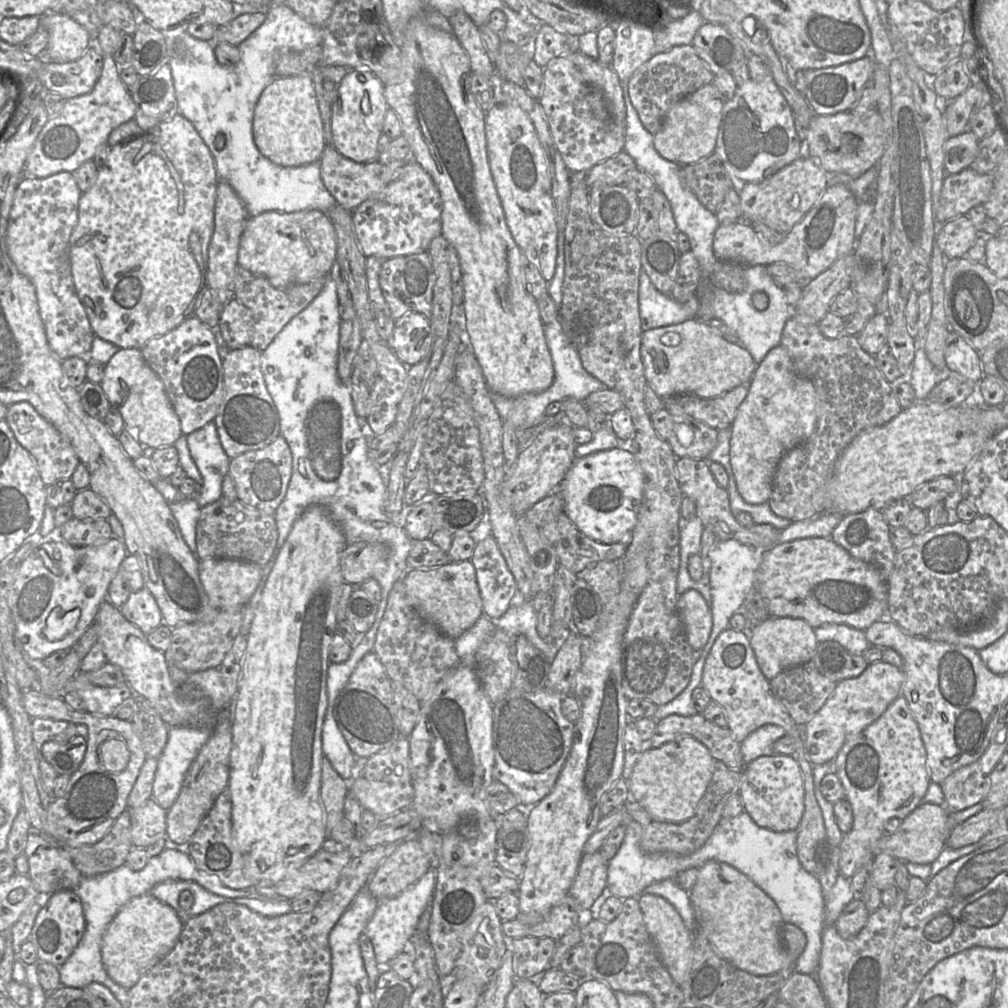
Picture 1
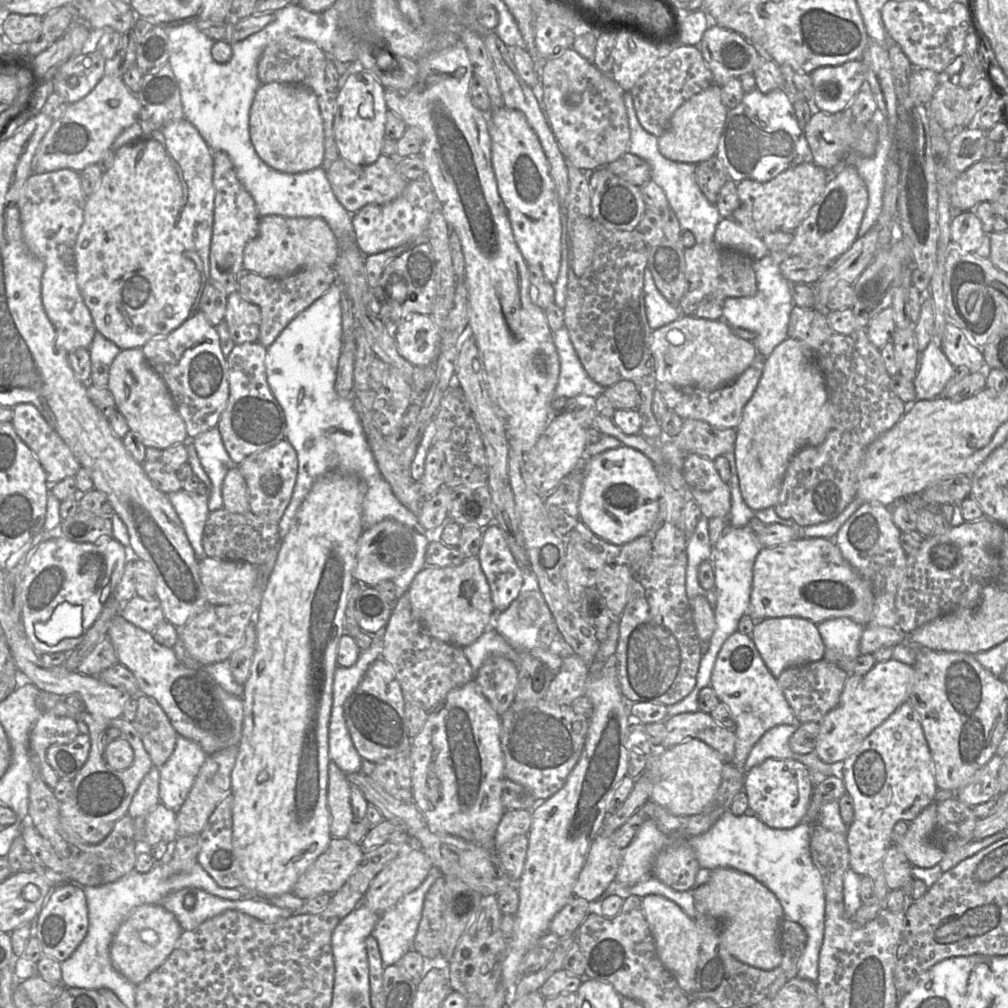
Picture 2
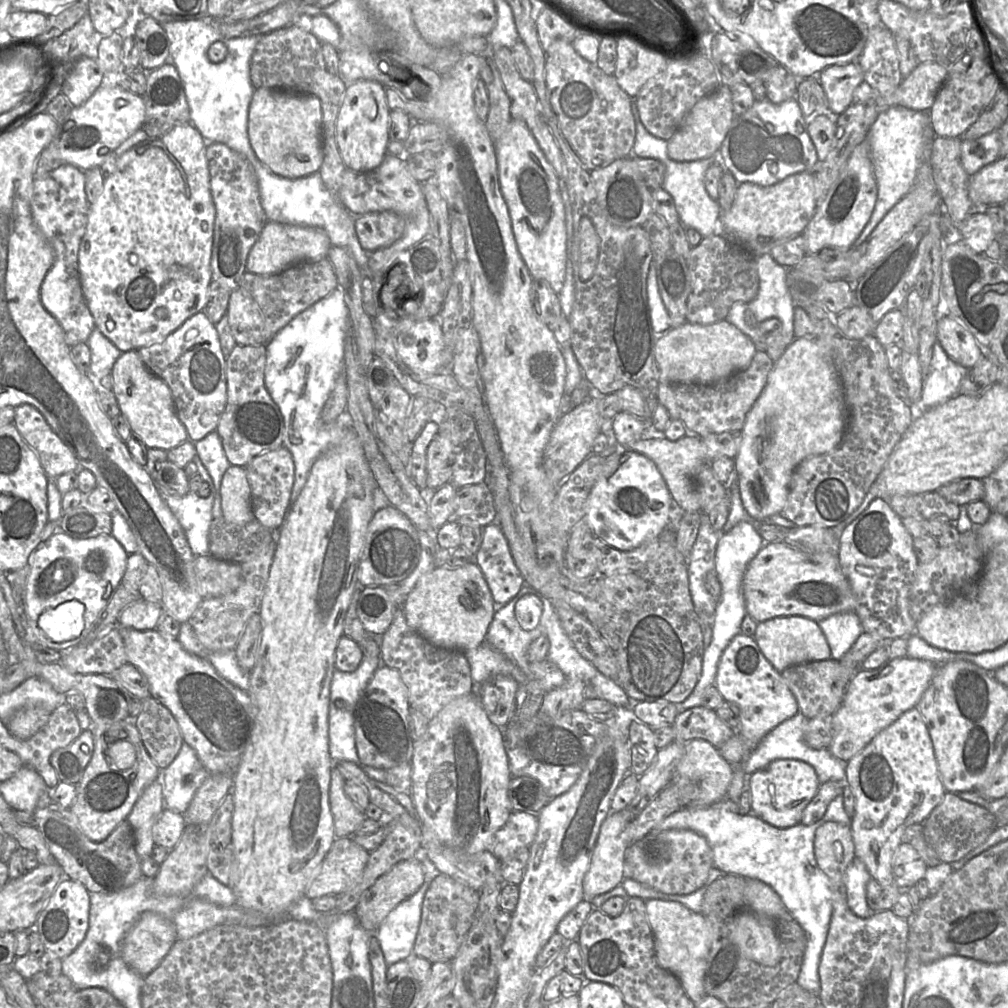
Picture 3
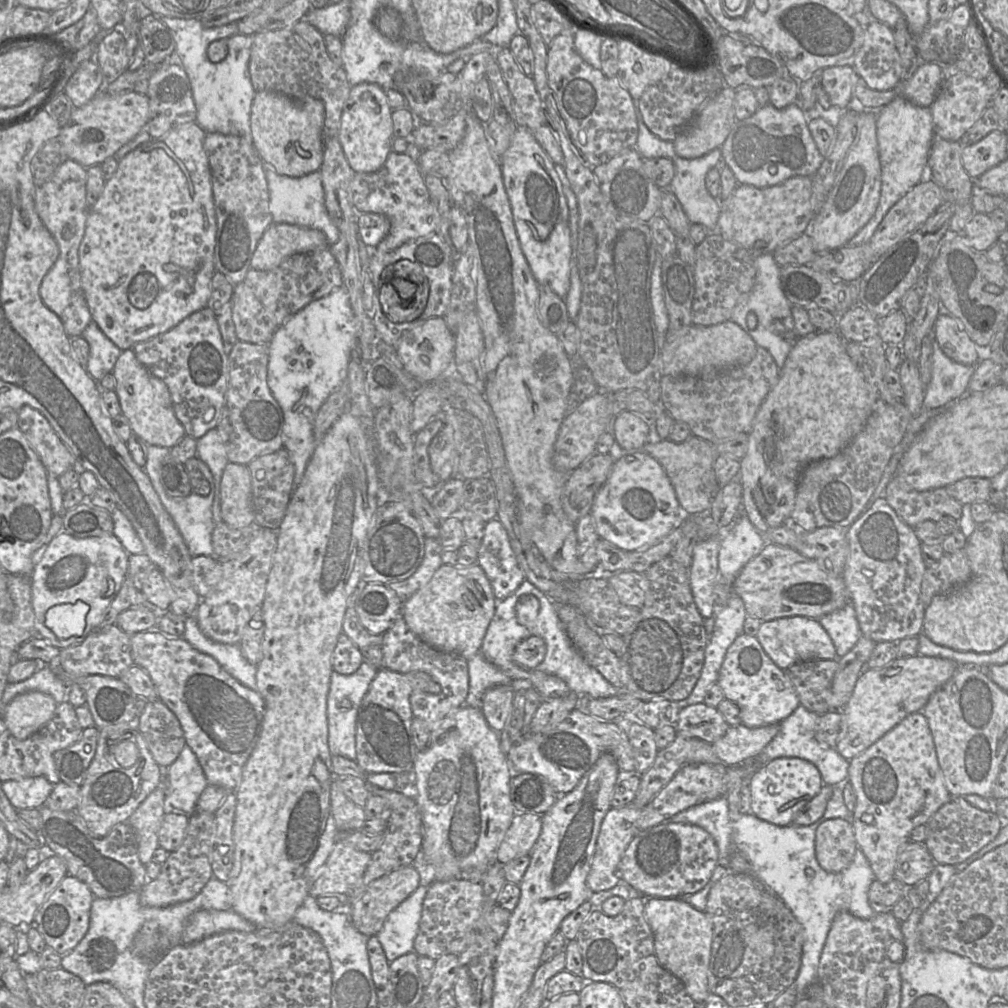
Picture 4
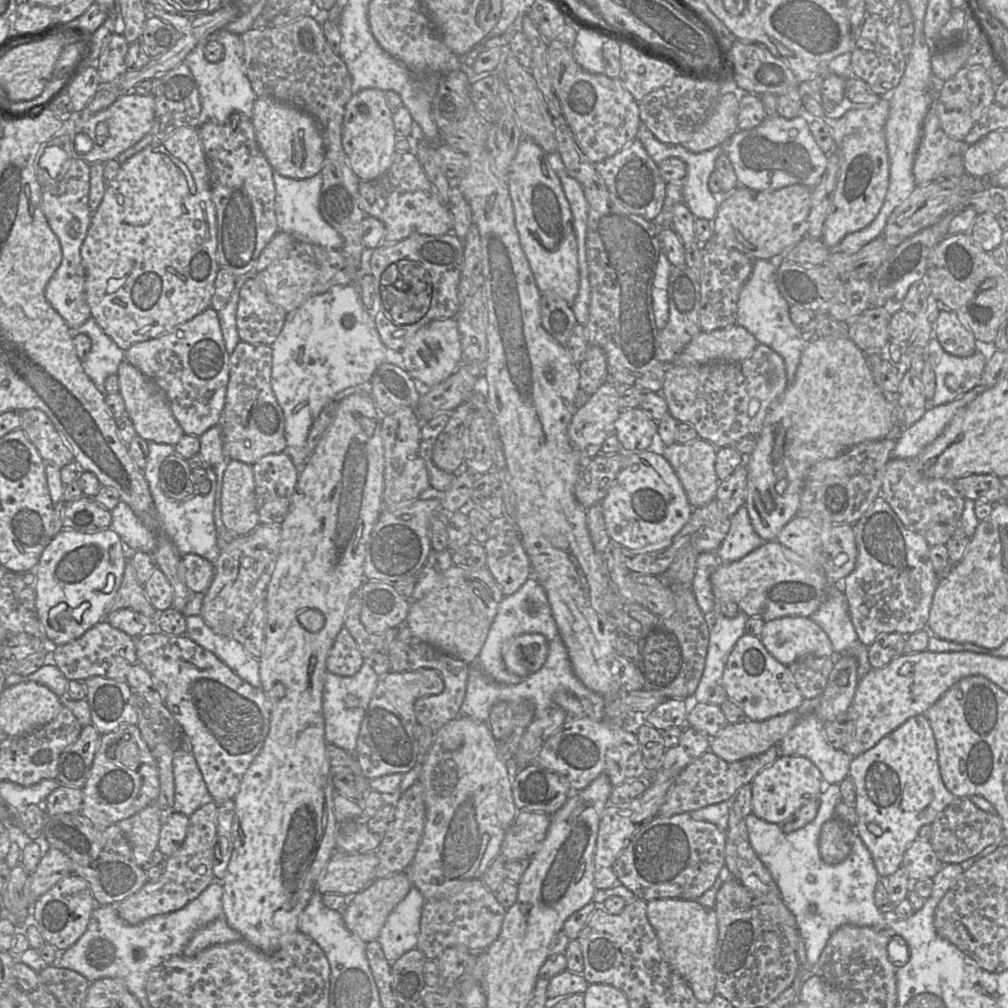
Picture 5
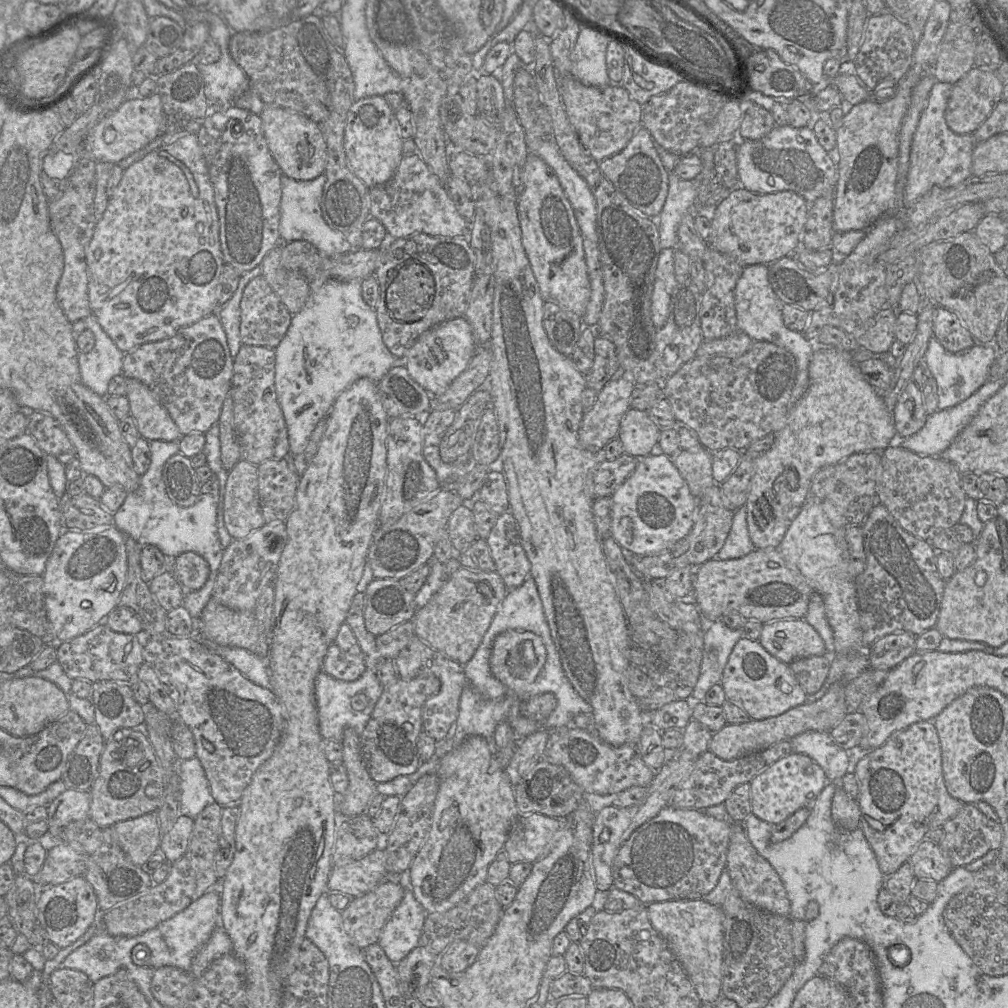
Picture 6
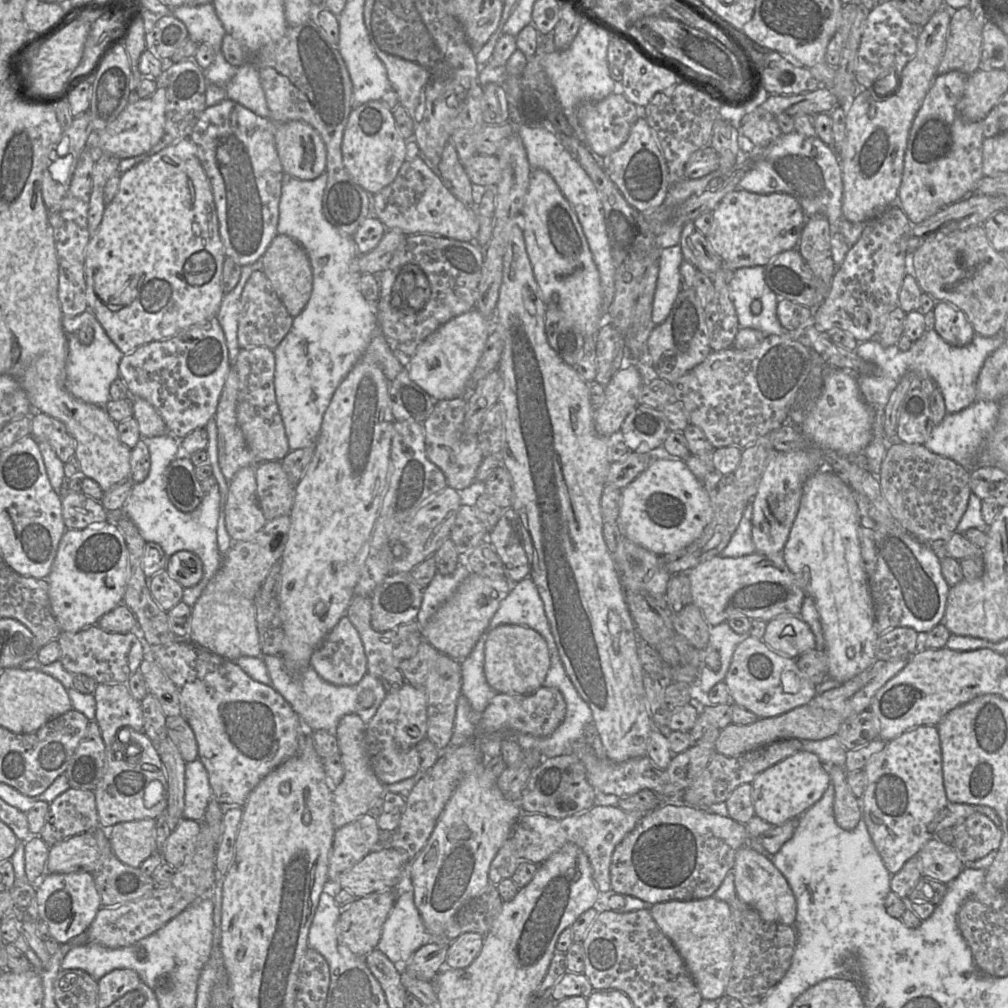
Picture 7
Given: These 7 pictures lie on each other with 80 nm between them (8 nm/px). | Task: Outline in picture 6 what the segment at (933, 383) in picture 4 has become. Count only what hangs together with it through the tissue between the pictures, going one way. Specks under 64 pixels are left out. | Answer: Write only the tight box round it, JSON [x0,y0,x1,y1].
[924,336,1001,410]

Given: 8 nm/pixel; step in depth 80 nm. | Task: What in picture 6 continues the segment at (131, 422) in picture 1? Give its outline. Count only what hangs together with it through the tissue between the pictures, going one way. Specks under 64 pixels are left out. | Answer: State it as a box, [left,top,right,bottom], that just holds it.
[126,378,181,441]

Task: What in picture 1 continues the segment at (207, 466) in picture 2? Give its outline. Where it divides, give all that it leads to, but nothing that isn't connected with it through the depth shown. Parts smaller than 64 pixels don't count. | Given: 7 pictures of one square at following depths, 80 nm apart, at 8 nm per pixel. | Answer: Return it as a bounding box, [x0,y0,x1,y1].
[187,421,230,507]

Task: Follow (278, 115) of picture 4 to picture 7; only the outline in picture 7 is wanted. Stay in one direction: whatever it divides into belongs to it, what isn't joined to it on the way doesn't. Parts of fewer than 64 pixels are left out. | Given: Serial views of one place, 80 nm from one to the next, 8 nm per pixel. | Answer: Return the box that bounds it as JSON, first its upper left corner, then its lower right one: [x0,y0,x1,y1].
[274,120,326,180]

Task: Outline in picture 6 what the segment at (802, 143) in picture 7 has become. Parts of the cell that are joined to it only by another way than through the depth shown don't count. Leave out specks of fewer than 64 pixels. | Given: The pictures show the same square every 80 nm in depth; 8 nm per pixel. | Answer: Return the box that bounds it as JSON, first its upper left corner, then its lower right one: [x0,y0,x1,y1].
[737,126,837,204]

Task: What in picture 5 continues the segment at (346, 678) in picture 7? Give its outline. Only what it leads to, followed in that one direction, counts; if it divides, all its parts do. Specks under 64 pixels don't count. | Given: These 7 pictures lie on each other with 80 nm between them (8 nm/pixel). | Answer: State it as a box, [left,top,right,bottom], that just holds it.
[326,627,364,677]

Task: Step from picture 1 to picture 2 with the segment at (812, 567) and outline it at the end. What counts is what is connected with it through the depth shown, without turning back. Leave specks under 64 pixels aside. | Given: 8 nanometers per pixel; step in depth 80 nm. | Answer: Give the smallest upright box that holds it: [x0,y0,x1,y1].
[749,538,874,626]

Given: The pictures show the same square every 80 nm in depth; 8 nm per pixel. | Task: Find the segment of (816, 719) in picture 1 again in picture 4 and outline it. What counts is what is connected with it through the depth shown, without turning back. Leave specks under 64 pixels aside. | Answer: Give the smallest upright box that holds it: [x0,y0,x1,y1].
[835,656,959,761]

